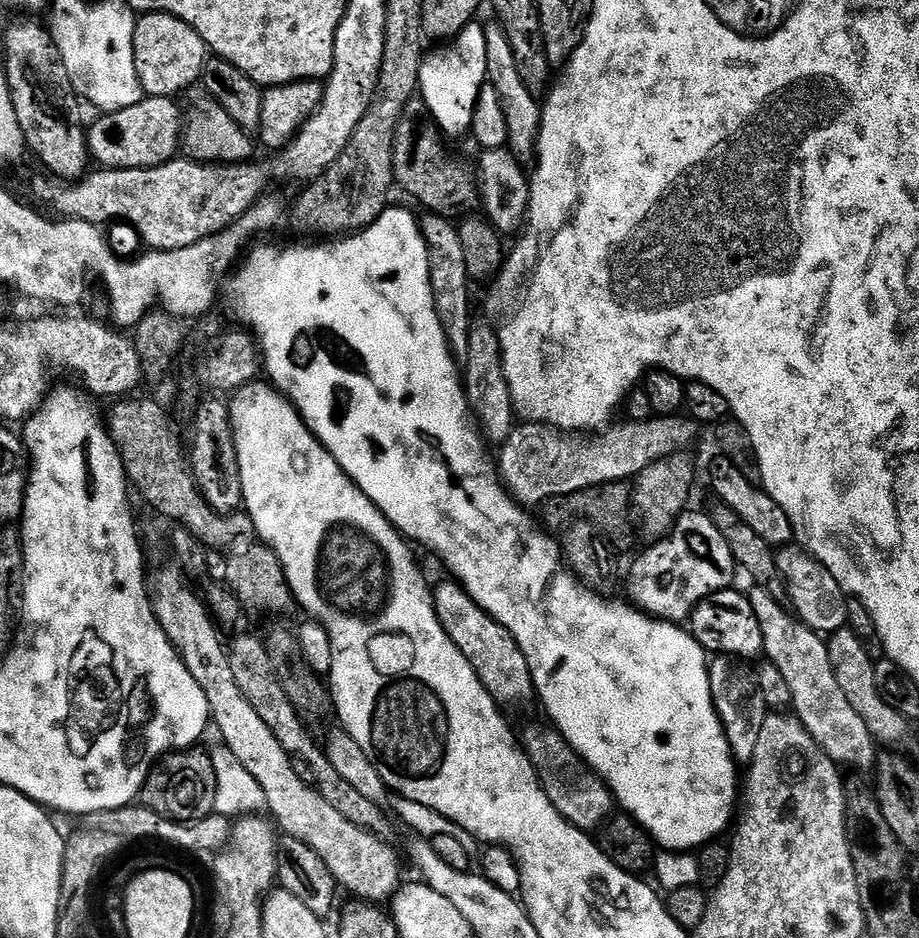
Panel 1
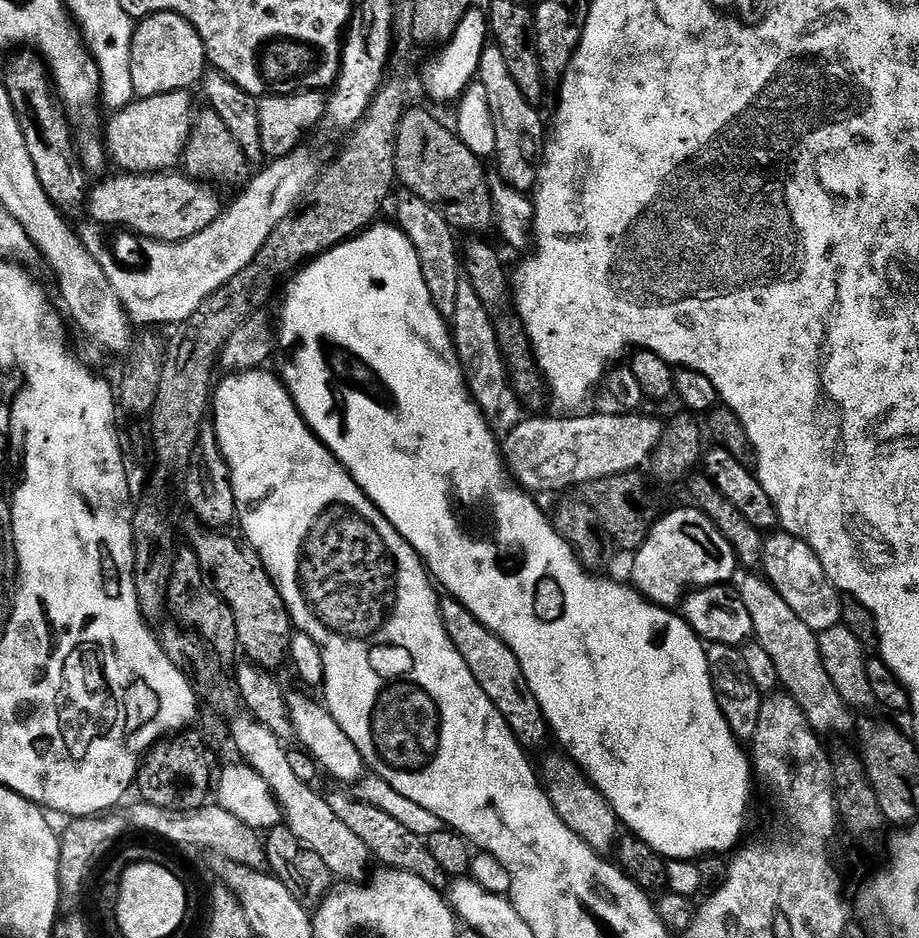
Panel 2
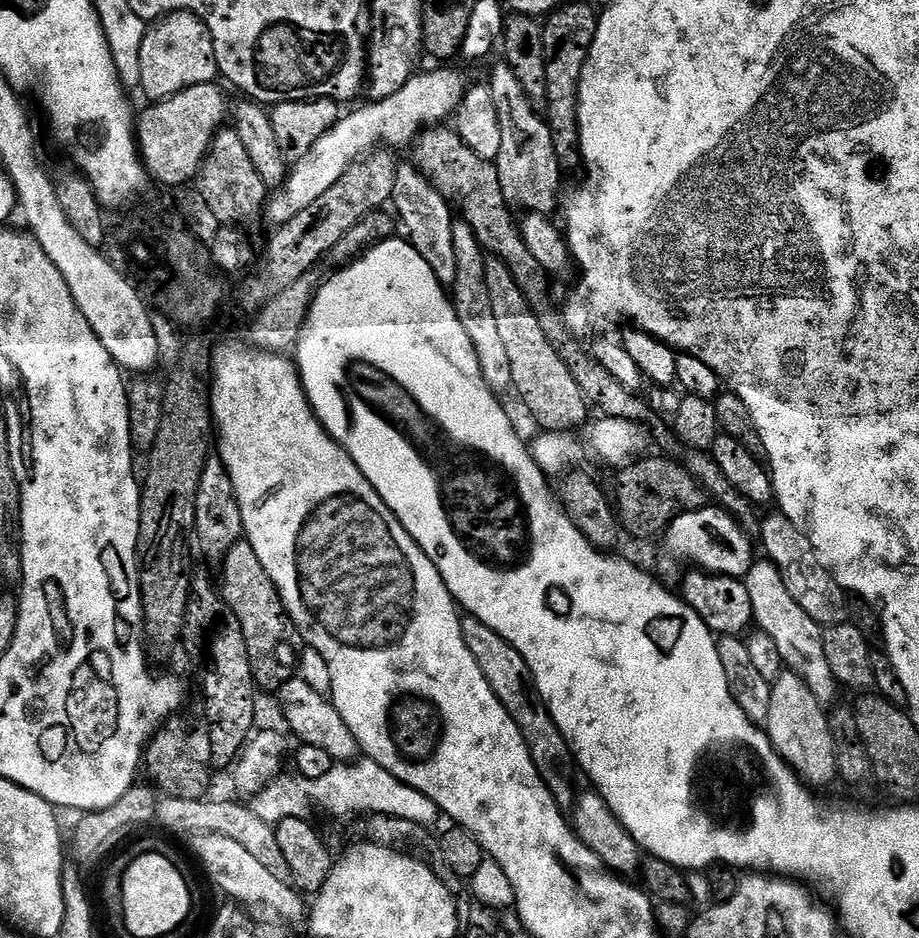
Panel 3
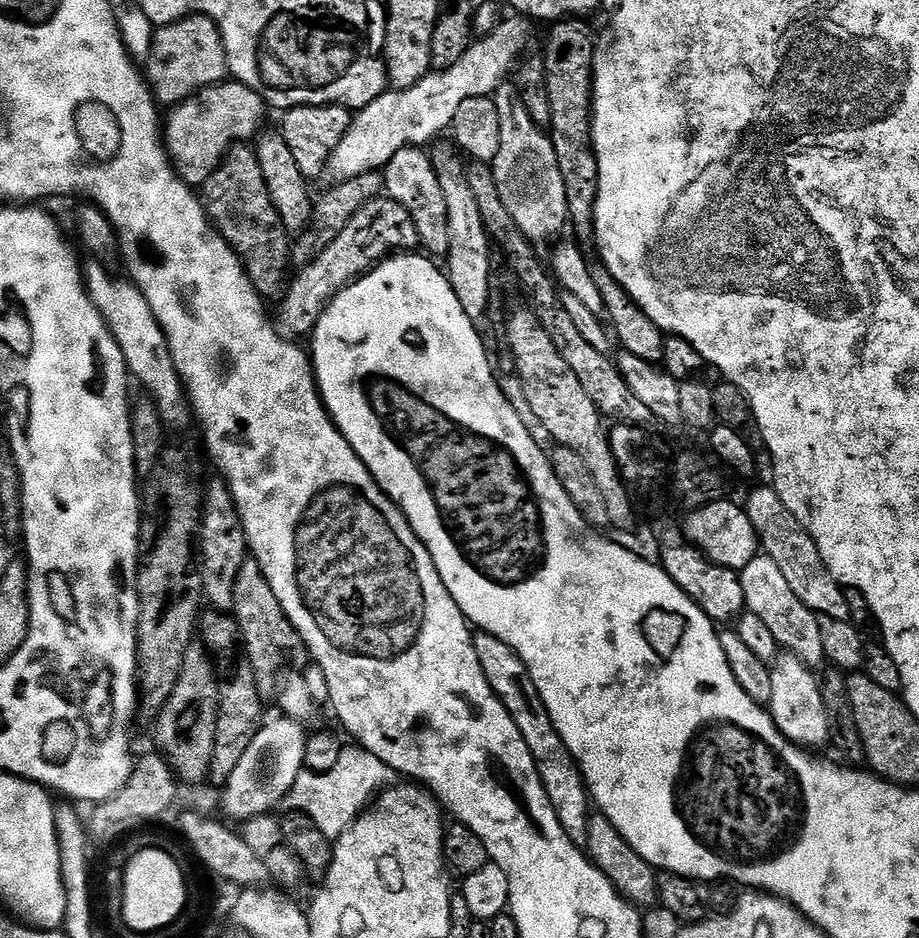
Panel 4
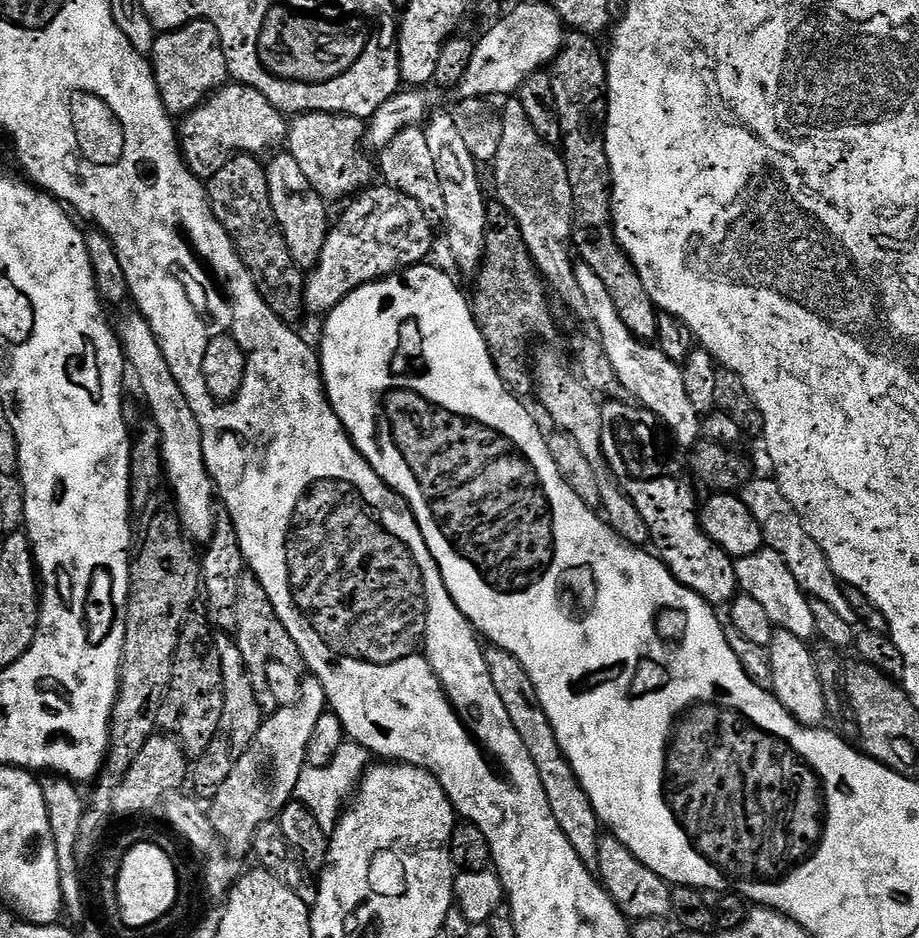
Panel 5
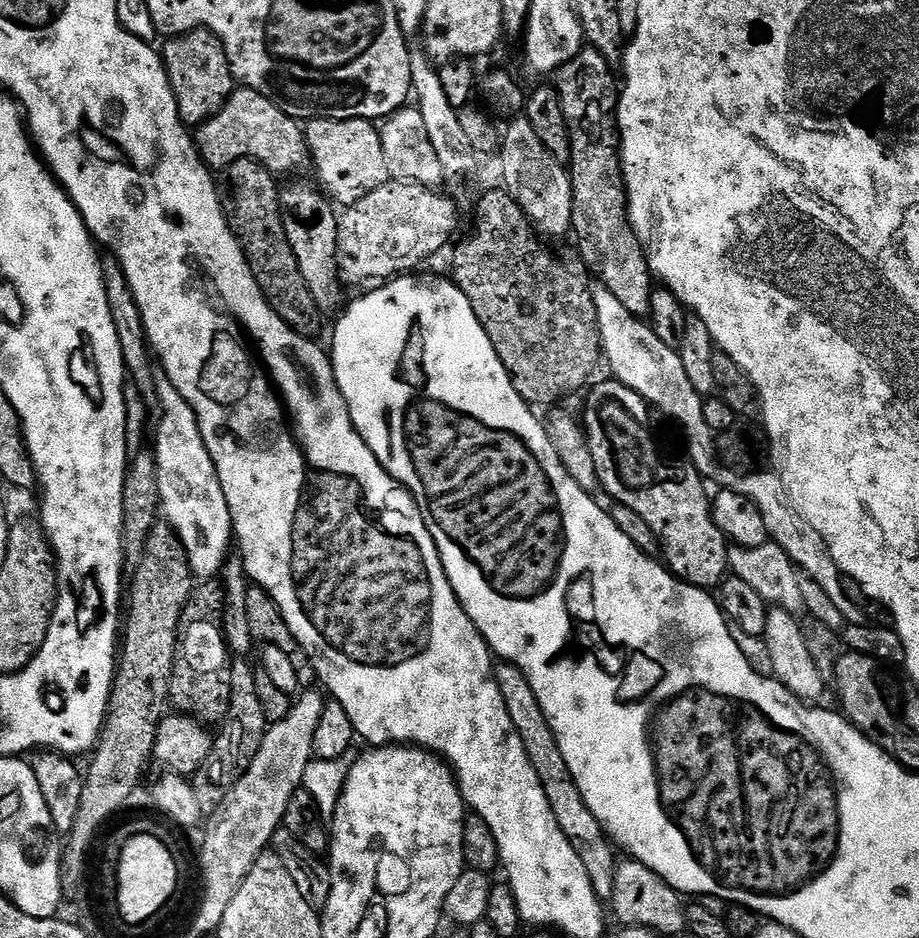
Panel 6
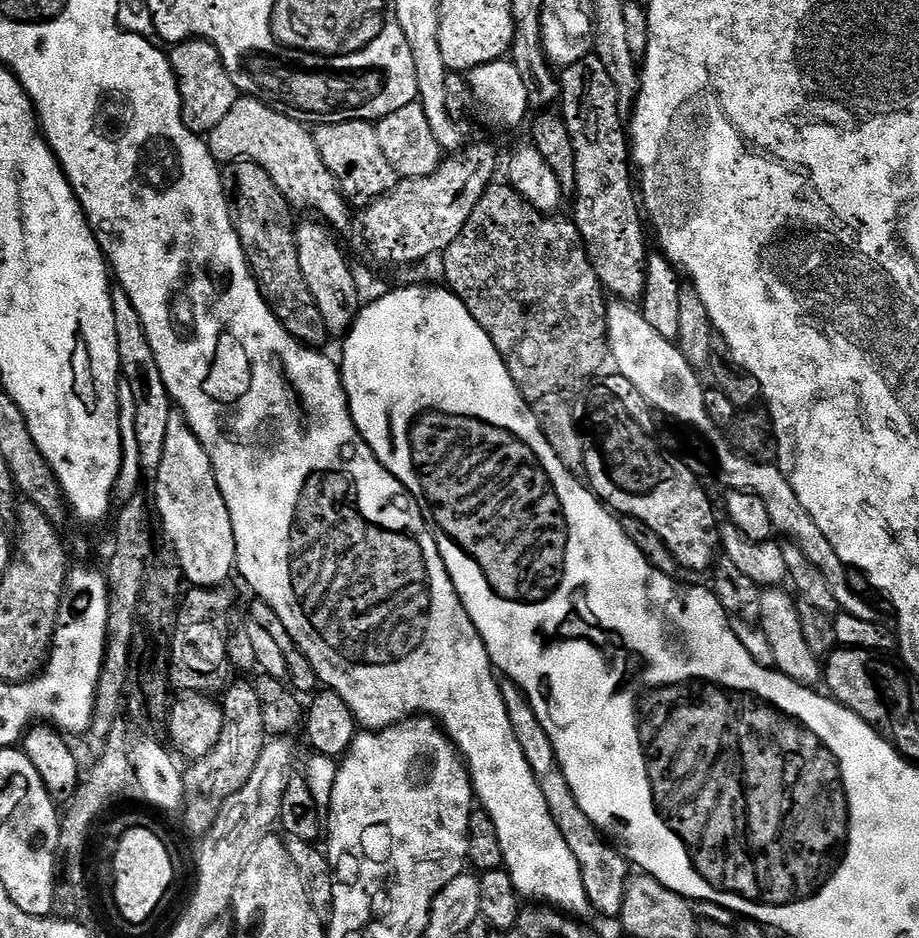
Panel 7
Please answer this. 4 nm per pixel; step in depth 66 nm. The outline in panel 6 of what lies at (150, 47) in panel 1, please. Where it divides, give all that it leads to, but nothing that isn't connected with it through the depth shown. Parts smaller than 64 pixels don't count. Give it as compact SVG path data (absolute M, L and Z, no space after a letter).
M196 28L163 41L162 59L174 98L178 102L180 121L186 126L205 124L231 98L238 87L232 77L230 62L222 42L208 28Z

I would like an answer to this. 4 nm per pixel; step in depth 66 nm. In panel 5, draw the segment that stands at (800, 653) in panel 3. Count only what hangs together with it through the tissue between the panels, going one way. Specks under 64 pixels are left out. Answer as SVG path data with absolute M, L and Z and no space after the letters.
M765 546L754 554L739 557L735 561L735 566L739 591L745 596L754 598L766 610L770 622L777 629L789 631L790 634L805 642L811 641L816 636L812 600L805 596L798 582L794 582L794 574L790 574L780 554L773 548Z

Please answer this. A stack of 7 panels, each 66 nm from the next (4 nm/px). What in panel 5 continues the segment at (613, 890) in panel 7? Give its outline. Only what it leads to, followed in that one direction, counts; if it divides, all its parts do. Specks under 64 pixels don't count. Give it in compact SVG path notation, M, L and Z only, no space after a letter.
M489 647L484 657L494 690L498 690L498 698L502 698L502 706L506 706L506 714L510 714L510 722L514 722L514 730L518 730L518 738L526 742L526 751L534 761L538 778L542 778L542 790L546 790L546 802L550 802L550 810L562 834L566 834L570 846L574 846L574 854L582 858L586 867L595 869L602 835L600 819L596 817L594 806L582 782L578 782L562 746L558 746L554 726L550 726L550 718L546 718L546 710L542 710L538 702L538 694L534 690L530 676L512 654L502 651L501 648Z

